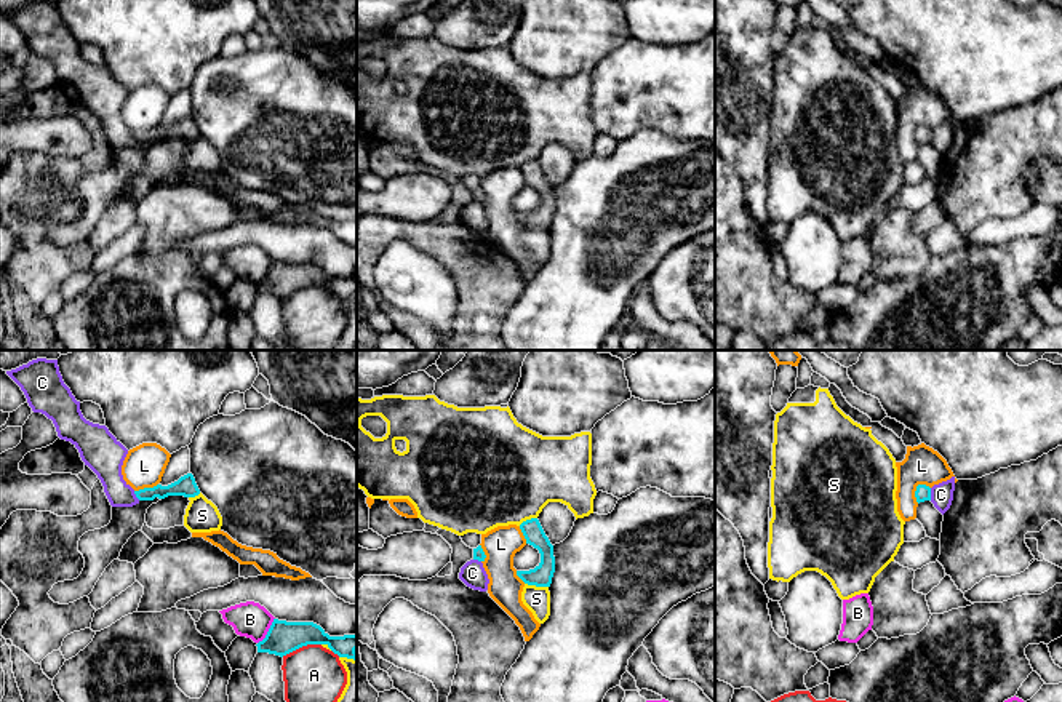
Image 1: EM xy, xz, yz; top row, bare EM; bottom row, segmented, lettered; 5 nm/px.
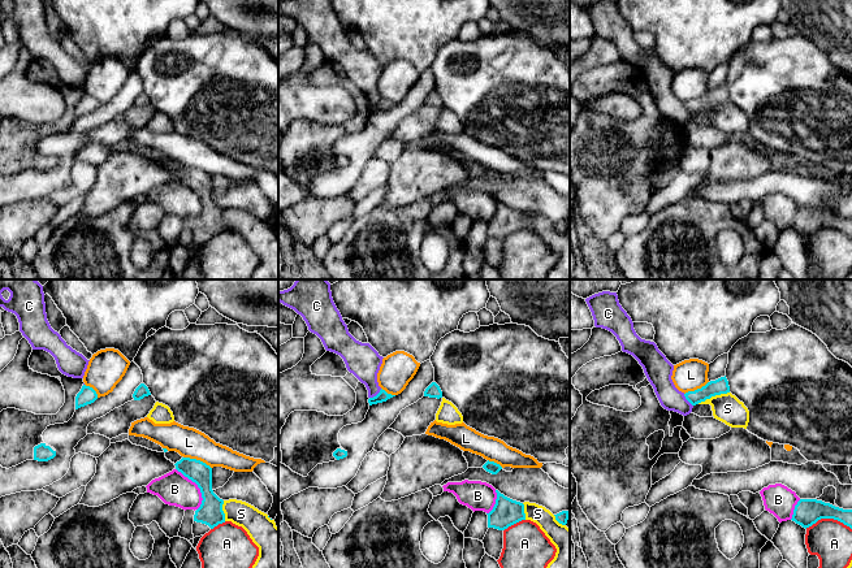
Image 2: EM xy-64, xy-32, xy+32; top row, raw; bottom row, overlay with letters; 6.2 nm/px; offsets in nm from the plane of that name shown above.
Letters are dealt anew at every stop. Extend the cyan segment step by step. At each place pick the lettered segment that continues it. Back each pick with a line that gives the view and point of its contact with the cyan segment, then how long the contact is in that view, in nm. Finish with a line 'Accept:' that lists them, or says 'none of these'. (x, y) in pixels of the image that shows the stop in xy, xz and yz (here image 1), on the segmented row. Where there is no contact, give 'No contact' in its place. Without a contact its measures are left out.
Accept: none of these

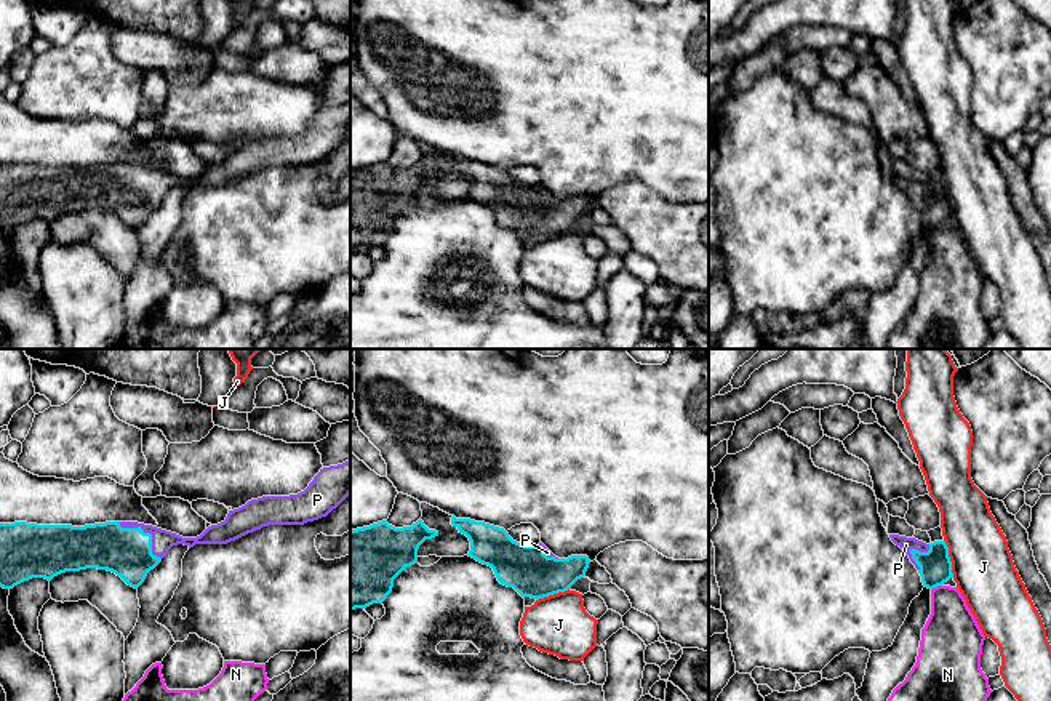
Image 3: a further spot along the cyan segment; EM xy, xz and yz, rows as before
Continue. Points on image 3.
P: Touches cyan at xy (147, 533). Shared border 300 nm
Accept: P

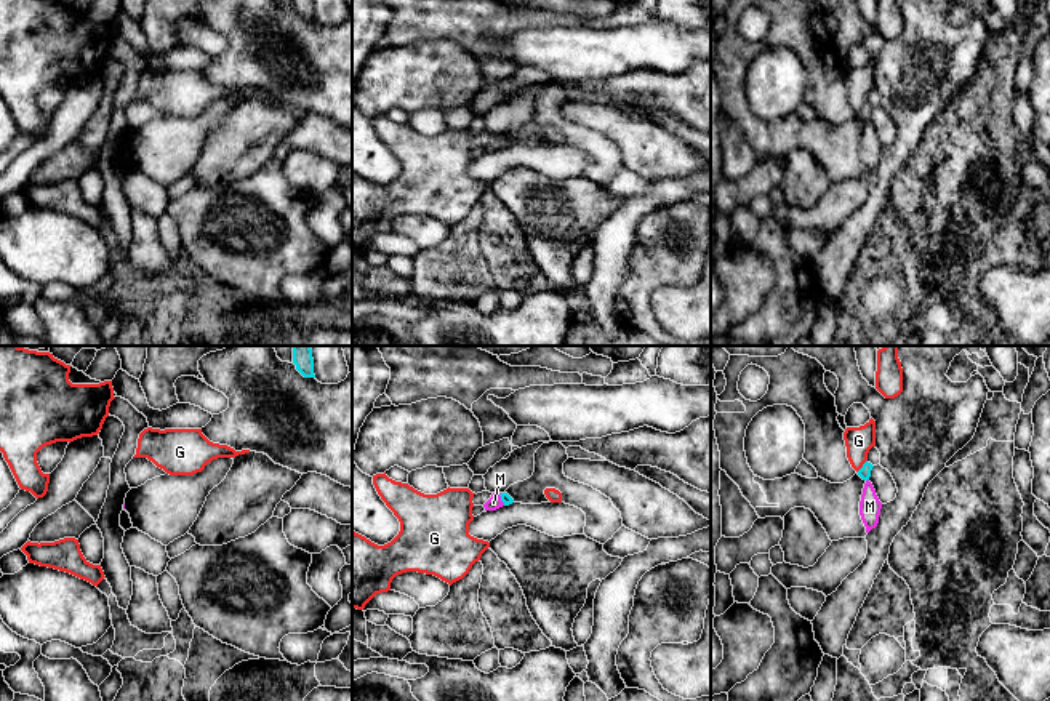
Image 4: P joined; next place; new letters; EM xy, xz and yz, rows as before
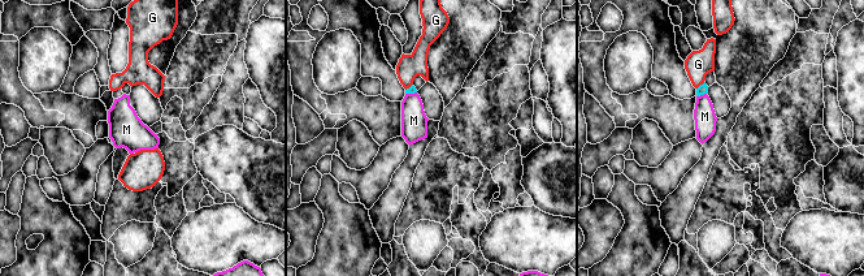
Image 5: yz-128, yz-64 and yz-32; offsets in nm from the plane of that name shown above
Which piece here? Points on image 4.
Accept: none of these

